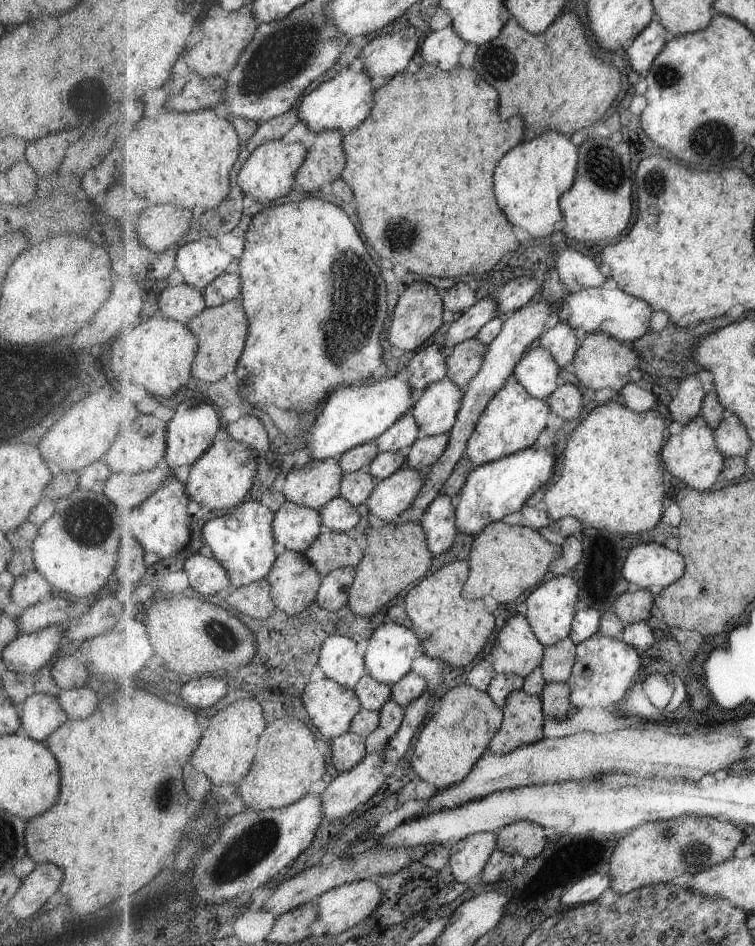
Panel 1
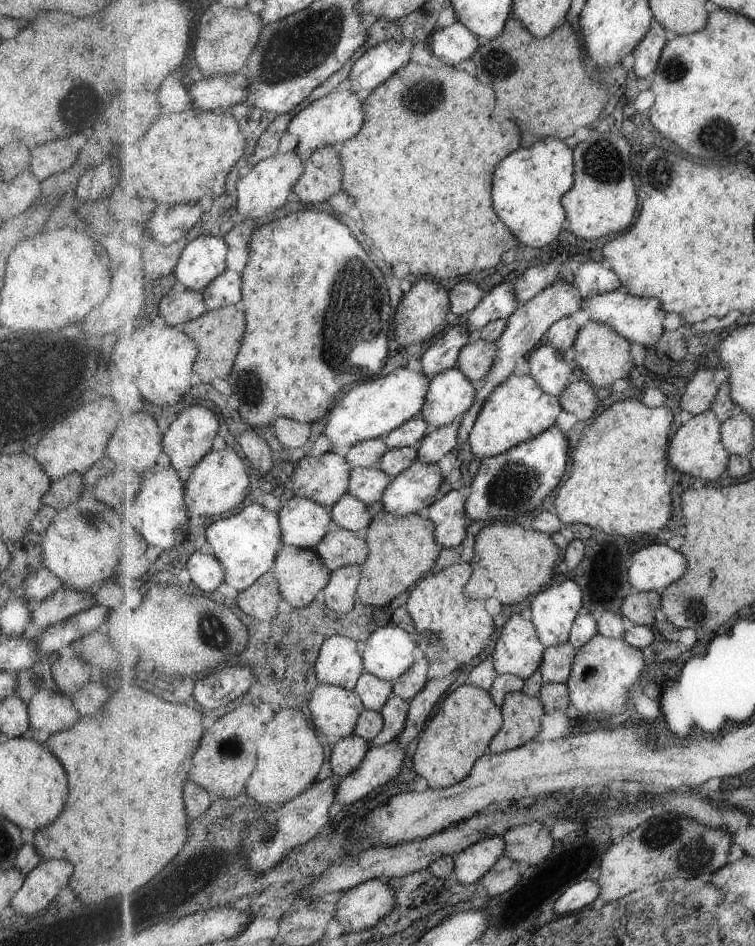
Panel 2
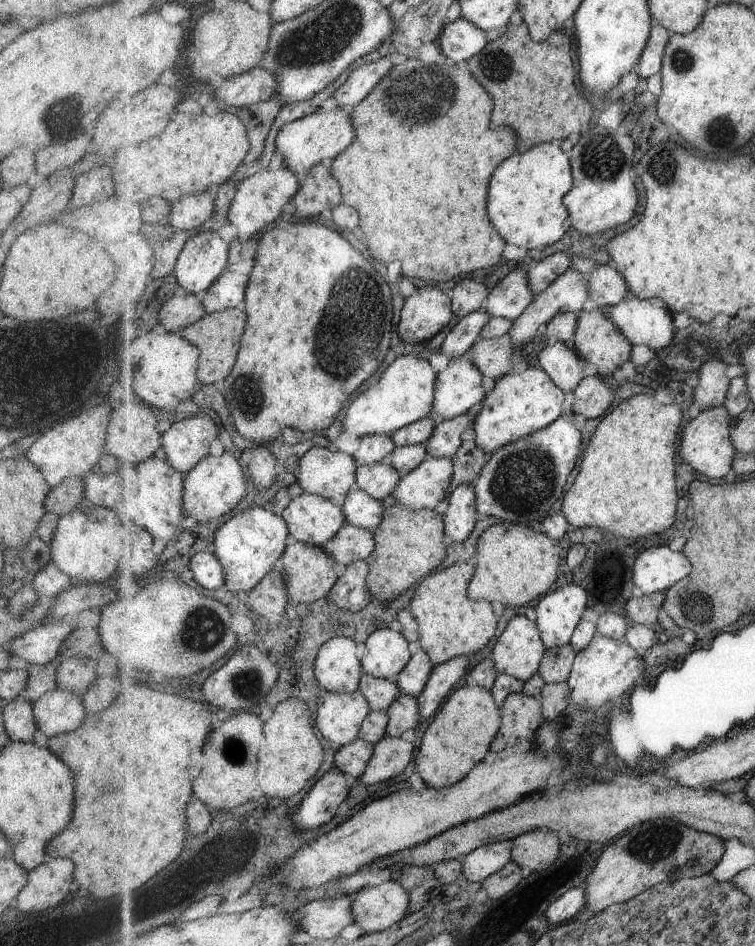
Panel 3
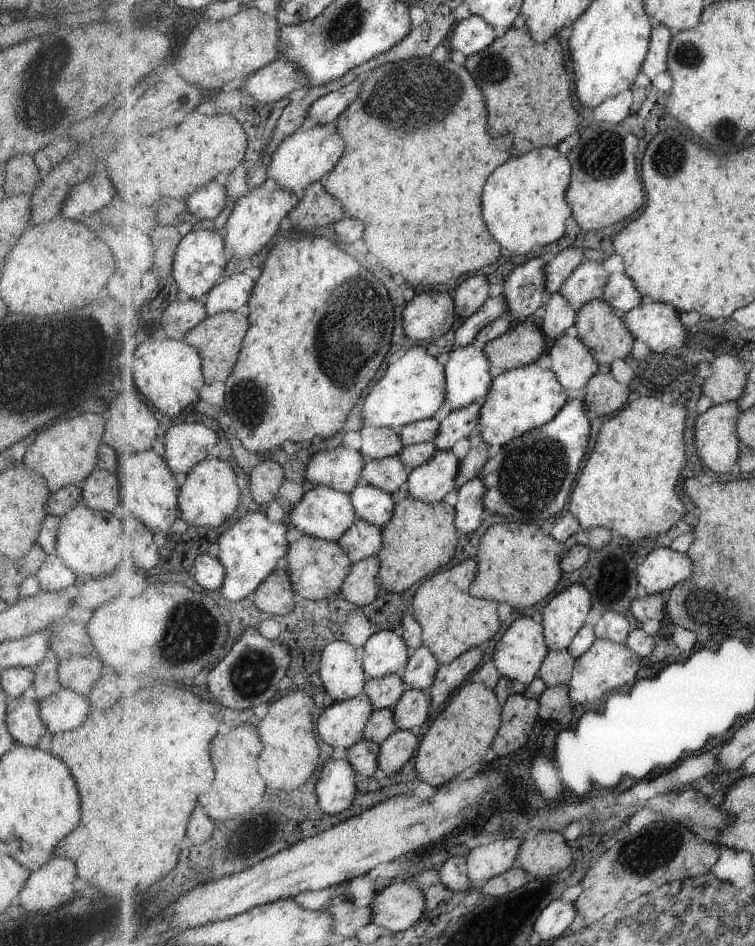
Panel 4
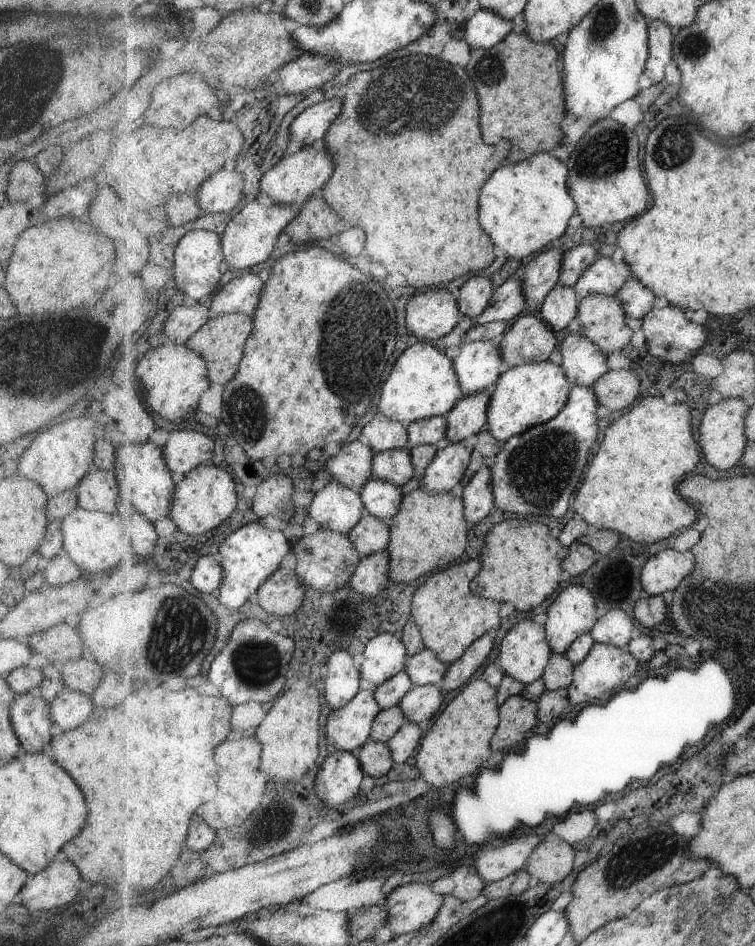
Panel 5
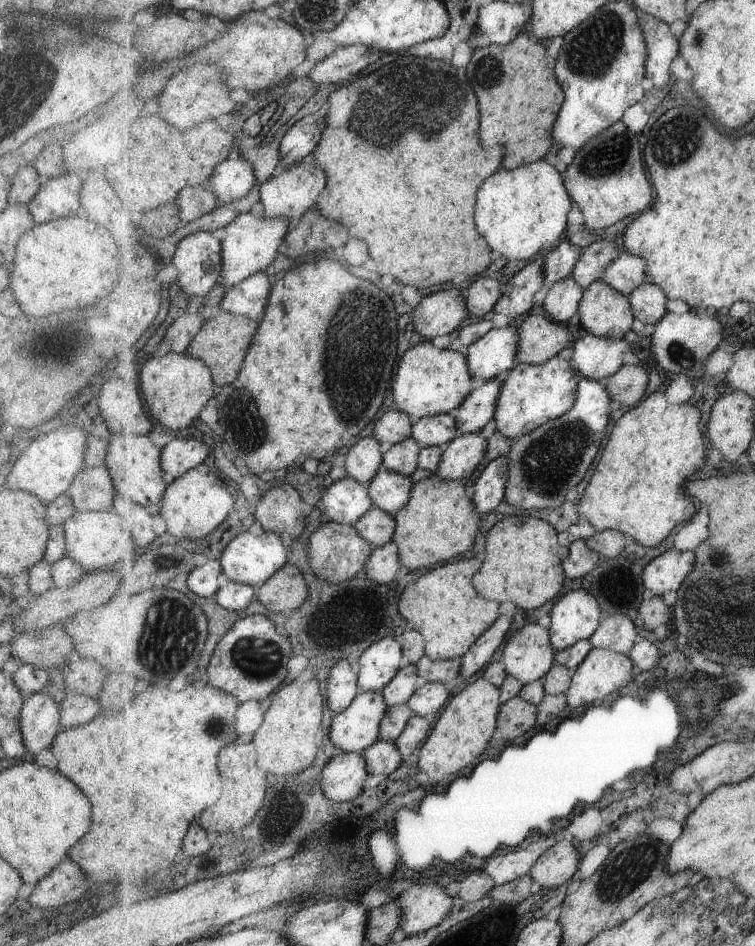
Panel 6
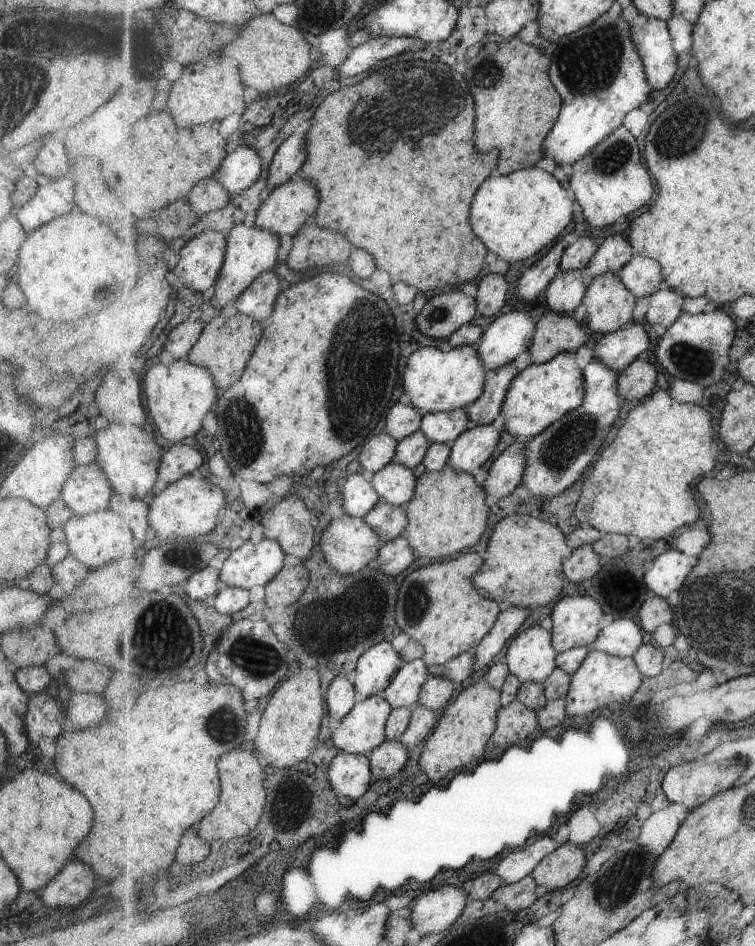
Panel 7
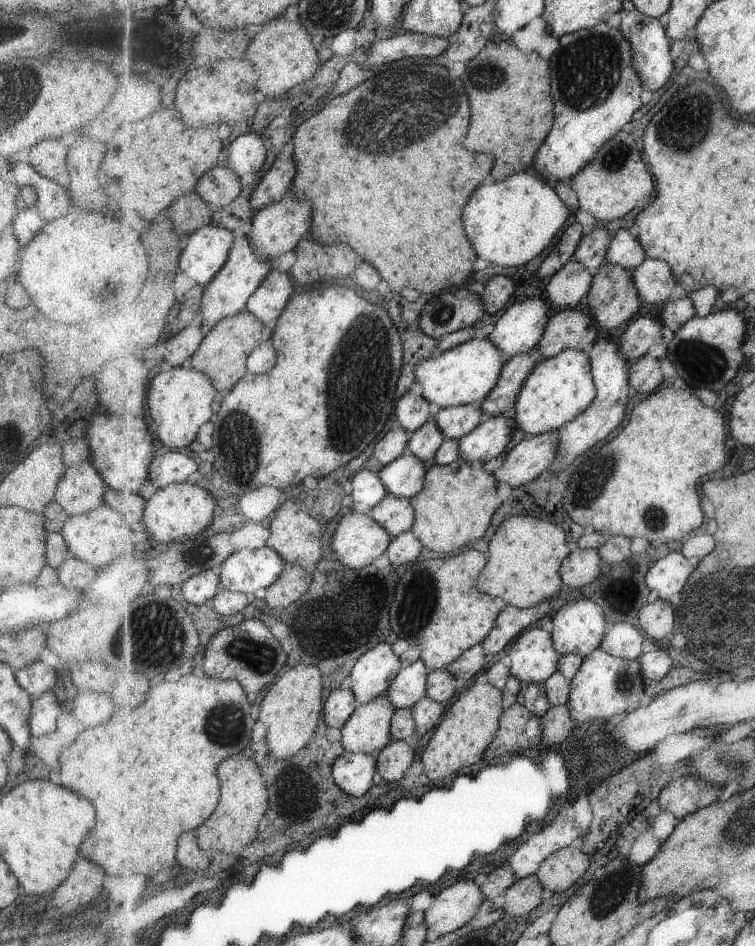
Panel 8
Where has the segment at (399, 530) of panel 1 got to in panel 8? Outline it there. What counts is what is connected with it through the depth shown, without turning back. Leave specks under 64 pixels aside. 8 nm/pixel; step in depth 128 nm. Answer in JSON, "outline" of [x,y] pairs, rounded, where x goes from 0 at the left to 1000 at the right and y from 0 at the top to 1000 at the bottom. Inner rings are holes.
{"outline":[[[604,486],[596,492],[576,488],[564,501],[564,514],[544,529],[551,539],[551,549],[546,561],[558,570],[563,579],[597,586],[608,579],[621,579],[630,571],[637,571],[656,541],[664,537],[657,503],[642,497],[640,487]]]}

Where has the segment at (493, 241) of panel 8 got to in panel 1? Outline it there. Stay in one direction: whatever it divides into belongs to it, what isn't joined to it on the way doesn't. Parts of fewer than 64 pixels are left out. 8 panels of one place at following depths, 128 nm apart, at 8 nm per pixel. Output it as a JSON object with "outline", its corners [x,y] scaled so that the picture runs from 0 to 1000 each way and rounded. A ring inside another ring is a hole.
{"outline":[[[725,138],[706,148],[694,149],[687,153],[687,156],[677,159],[661,171],[661,178],[656,180],[656,205],[658,205],[661,218],[677,237],[694,241],[706,253],[735,247],[738,237],[747,232],[742,211],[746,205],[760,197],[767,168],[767,156],[756,150],[752,144],[738,138]]]}

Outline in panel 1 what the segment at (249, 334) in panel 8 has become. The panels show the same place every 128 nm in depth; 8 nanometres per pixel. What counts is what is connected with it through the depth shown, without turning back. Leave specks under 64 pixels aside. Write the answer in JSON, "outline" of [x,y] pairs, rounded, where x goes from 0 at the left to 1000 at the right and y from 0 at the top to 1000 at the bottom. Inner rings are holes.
{"outline":[[[311,316],[289,325],[274,326],[254,336],[248,345],[264,360],[262,374],[254,392],[257,400],[272,404],[287,404],[293,400],[297,401],[303,393],[311,393],[330,353],[330,340],[319,317]]]}

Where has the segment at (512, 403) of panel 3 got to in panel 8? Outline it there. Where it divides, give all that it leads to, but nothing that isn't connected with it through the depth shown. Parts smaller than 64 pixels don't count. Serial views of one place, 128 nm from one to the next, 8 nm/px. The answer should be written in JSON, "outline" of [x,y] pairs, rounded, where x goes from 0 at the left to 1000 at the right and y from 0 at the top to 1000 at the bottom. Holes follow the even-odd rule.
{"outline":[[[751,369],[738,376],[721,378],[709,388],[686,419],[681,436],[685,452],[702,461],[728,458],[742,452],[763,440],[771,439],[792,421],[792,410],[787,403],[783,377],[767,369]]]}

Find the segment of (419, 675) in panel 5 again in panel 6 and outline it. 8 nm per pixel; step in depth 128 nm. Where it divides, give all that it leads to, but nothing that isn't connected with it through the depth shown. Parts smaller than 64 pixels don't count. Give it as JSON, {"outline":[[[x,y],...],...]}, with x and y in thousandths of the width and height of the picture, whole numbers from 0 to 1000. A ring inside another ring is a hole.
{"outline":[[[563,691],[558,698],[554,698],[552,704],[562,721],[585,721],[595,726],[595,729],[603,729],[613,718],[612,696],[575,699]]]}

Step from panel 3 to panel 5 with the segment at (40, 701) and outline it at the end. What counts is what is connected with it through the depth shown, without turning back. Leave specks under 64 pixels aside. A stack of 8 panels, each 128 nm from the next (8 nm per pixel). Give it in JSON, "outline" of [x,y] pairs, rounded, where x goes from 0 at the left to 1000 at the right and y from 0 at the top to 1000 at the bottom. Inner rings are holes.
{"outline":[[[83,729],[66,740],[65,755],[69,765],[90,773],[110,765],[126,746],[119,737],[102,730]]]}

